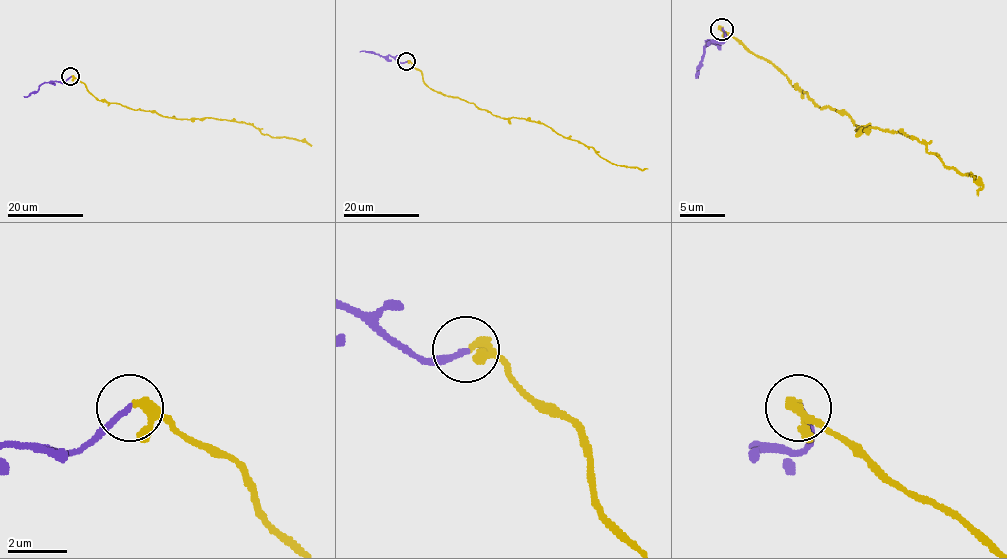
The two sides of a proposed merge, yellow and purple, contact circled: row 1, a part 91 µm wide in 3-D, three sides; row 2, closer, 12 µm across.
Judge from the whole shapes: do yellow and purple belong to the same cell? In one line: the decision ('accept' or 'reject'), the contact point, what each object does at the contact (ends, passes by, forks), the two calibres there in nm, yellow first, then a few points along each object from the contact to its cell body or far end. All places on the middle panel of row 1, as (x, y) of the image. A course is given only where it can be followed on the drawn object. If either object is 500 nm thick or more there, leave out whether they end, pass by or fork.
accept; at (406, 61); yellow passes by; purple ends there; 240 nm thick on the yellow side, 200 nm on the other; yellow runs (407, 61), (435, 91), (473, 103), (501, 118), (543, 123), (560, 135), (591, 146), (617, 165), (648, 168); purple runs (406, 61), (401, 63), (389, 55), (360, 52)

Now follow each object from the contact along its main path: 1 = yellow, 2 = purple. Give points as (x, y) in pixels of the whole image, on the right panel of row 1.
1: (721, 28), (821, 108), (841, 110), (855, 130), (916, 137), (943, 164), (970, 173), (982, 185), (977, 194)
2: (721, 28), (726, 37), (721, 42), (707, 40), (710, 42), (703, 49), (696, 76), (698, 78)

